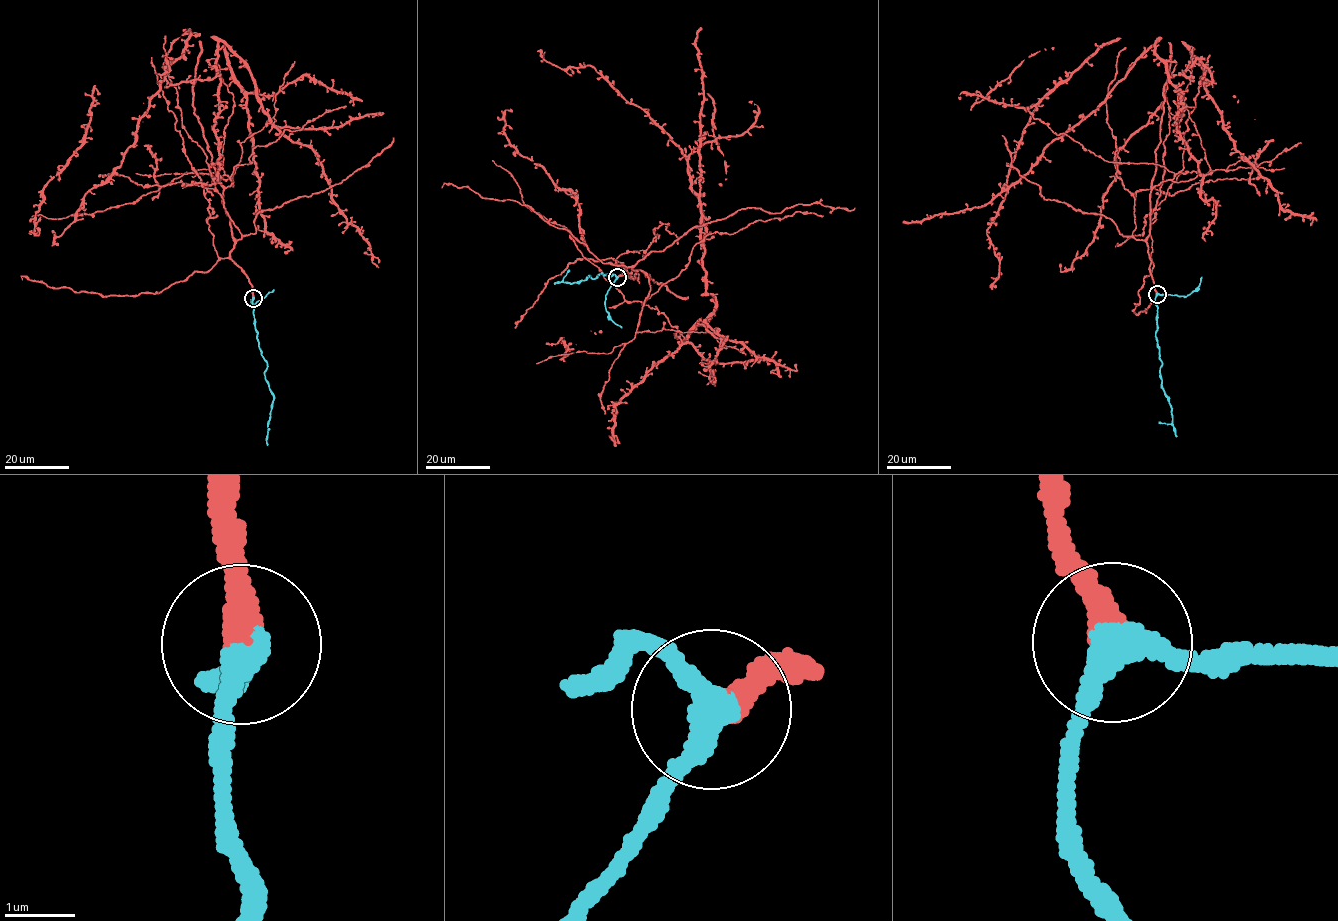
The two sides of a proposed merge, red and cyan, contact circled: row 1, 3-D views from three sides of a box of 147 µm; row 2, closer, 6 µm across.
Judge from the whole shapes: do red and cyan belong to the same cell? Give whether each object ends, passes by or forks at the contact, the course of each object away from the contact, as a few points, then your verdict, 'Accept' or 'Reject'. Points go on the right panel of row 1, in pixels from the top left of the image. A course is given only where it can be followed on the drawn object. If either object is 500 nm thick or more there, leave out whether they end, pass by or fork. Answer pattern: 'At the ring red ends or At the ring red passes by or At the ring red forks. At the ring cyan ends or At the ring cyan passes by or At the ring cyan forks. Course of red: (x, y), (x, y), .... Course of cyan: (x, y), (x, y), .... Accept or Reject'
At the ring red ends. At the ring cyan passes by. Course of red: (1157, 294), (1150, 191), (1209, 167), (1156, 41), (1104, 102), (986, 204), (903, 221). Course of cyan: (1157, 294), (1156, 335), (1162, 362), (1160, 373), (1176, 436). Accept

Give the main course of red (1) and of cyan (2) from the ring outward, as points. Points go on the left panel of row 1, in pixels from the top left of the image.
1: (253, 298), (230, 255), (223, 190), (240, 143), (274, 121), (220, 41), (216, 183), (183, 183)
2: (253, 298), (254, 329), (261, 354), (267, 363), (265, 379), (273, 395), (267, 445)

